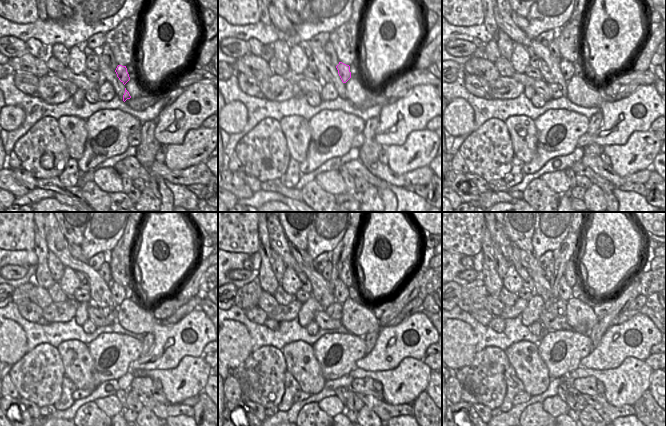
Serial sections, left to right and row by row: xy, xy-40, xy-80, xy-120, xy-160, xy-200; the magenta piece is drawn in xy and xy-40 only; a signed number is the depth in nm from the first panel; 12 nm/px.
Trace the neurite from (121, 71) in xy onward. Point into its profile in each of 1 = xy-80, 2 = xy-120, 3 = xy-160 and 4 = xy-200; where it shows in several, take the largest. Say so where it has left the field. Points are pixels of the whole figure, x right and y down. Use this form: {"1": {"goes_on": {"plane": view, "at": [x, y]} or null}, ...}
{"1": {"goes_on": {"plane": "xy-80", "at": [567, 68]}}, "2": {"goes_on": {"plane": "xy-120", "at": [118, 291]}}, "3": {"goes_on": {"plane": "xy-160", "at": [341, 292]}}, "4": {"goes_on": {"plane": "xy-200", "at": [565, 291]}}}

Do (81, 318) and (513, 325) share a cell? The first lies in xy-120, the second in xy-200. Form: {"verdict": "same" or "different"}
{"verdict": "different"}

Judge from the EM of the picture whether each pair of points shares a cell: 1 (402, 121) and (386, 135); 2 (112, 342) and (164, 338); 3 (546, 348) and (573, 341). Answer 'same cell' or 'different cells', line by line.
1: same cell
2: different cells
3: same cell

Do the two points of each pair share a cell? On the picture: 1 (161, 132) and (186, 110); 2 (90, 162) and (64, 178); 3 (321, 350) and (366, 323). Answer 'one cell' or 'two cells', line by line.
1: one cell
2: two cells
3: two cells

